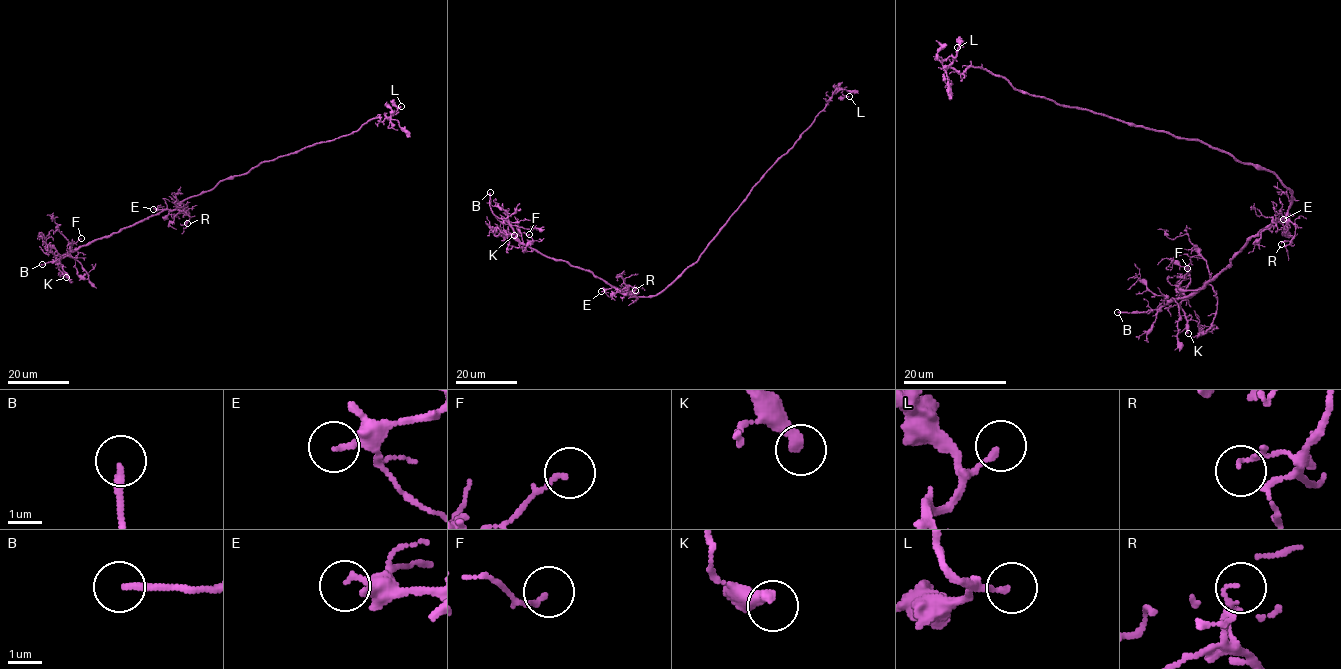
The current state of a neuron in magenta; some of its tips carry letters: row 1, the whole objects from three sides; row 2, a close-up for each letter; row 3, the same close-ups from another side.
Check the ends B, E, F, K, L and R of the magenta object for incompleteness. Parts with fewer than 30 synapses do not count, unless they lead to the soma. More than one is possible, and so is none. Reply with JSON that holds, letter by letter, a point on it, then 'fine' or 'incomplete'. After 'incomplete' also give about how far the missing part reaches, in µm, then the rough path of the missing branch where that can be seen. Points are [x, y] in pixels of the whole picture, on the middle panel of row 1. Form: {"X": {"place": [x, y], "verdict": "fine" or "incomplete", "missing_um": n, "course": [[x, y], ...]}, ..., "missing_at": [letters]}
{"B": {"place": [490, 192], "verdict": "incomplete", "missing_um": 60, "course": [[490, 192], [490, 176], [485, 167], [484, 177], [474, 181], [456, 203], [456, 251], [463, 269], [475, 280]]}, "E": {"place": [601, 291], "verdict": "fine"}, "F": {"place": [529, 234], "verdict": "fine"}, "K": {"place": [514, 235], "verdict": "incomplete", "missing_um": 15, "course": [[514, 235], [524, 235], [524, 225], [529, 221]]}, "L": {"place": [849, 96], "verdict": "fine"}, "R": {"place": [635, 290], "verdict": "fine"}, "missing_at": ["B", "K"]}

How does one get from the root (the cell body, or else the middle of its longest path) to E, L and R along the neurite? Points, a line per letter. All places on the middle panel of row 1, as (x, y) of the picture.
E: (685, 269), (654, 295), (631, 297), (613, 287), (601, 291)
L: (685, 269), (697, 260), (760, 177), (811, 125), (833, 92), (839, 87), (844, 95), (849, 96)
R: (685, 269), (657, 294), (627, 294), (637, 299), (635, 290)

